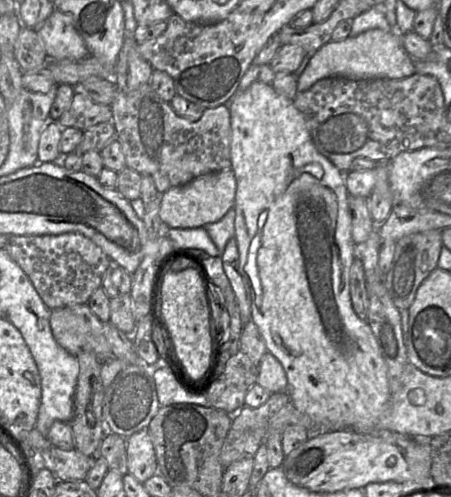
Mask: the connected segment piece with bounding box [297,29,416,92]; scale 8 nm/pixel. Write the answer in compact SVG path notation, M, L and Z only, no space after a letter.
M372 29L339 42L330 41L312 54L309 64L297 79L297 92L306 91L317 81L330 77L356 81L400 80L414 75L415 72L413 59L403 46L402 35L396 31Z

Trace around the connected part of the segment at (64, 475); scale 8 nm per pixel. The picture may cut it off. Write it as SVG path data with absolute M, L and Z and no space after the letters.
M53 445L49 450L41 451L46 468L49 469L58 481L81 481L93 466L95 457L87 457L77 451L62 450Z

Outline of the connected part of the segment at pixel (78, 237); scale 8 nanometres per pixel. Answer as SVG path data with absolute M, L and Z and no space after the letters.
M76 232L11 236L6 247L11 258L28 275L39 296L51 310L87 304L92 293L102 286L111 261L92 240Z

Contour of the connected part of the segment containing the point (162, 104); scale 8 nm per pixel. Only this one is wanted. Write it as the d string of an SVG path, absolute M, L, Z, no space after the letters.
M148 83L132 92L118 91L111 108L116 138L122 146L127 167L151 176L160 194L201 175L231 169L231 121L227 105L205 109L199 120L191 122L178 116L171 104L162 100Z

